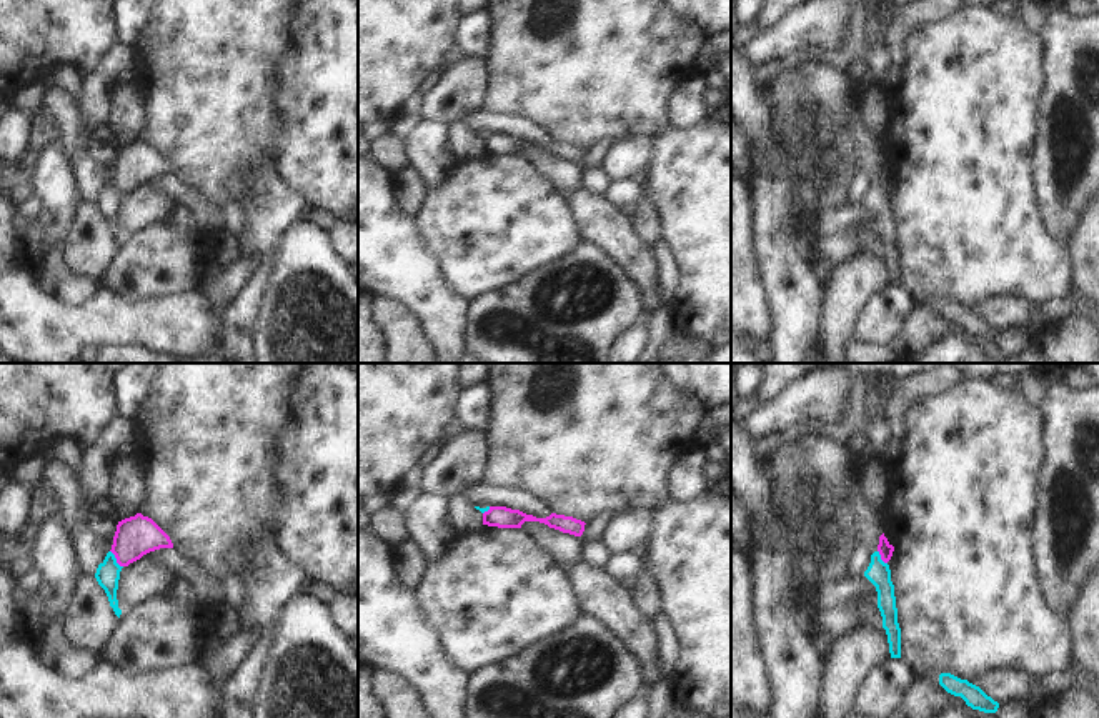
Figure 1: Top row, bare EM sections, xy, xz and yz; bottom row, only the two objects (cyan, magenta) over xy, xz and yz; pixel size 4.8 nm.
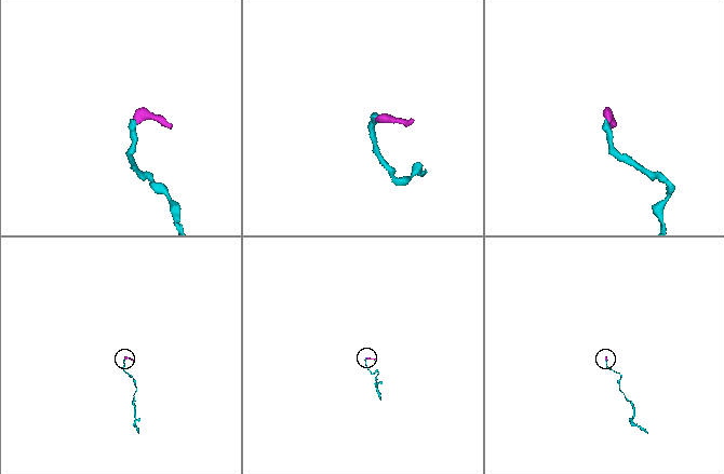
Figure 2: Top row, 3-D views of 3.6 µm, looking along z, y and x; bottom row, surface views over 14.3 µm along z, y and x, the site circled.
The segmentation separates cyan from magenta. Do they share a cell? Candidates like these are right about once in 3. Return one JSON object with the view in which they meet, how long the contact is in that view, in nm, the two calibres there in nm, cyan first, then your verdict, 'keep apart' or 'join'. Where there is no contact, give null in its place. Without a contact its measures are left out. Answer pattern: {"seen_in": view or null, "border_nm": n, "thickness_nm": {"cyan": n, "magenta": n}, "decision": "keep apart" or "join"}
{"seen_in": "xy", "border_nm": 110, "thickness_nm": {"cyan": 120, "magenta": 190}, "decision": "keep apart"}

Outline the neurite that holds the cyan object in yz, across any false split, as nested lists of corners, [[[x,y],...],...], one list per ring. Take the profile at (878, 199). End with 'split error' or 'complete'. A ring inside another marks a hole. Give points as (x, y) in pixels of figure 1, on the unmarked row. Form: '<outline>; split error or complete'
[[[853,102],[851,125],[854,132],[854,168],[868,172],[871,177],[871,190],[864,203],[876,213],[878,235],[883,243],[883,255],[888,262],[891,285],[901,285],[901,255],[898,250],[898,235],[894,212],[891,208],[889,192],[881,187],[878,178],[879,163],[884,160],[881,140],[871,142],[861,122],[861,102]]]; split error

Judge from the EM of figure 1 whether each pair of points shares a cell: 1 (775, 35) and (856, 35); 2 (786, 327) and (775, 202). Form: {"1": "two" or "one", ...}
{"1": "two", "2": "one"}

